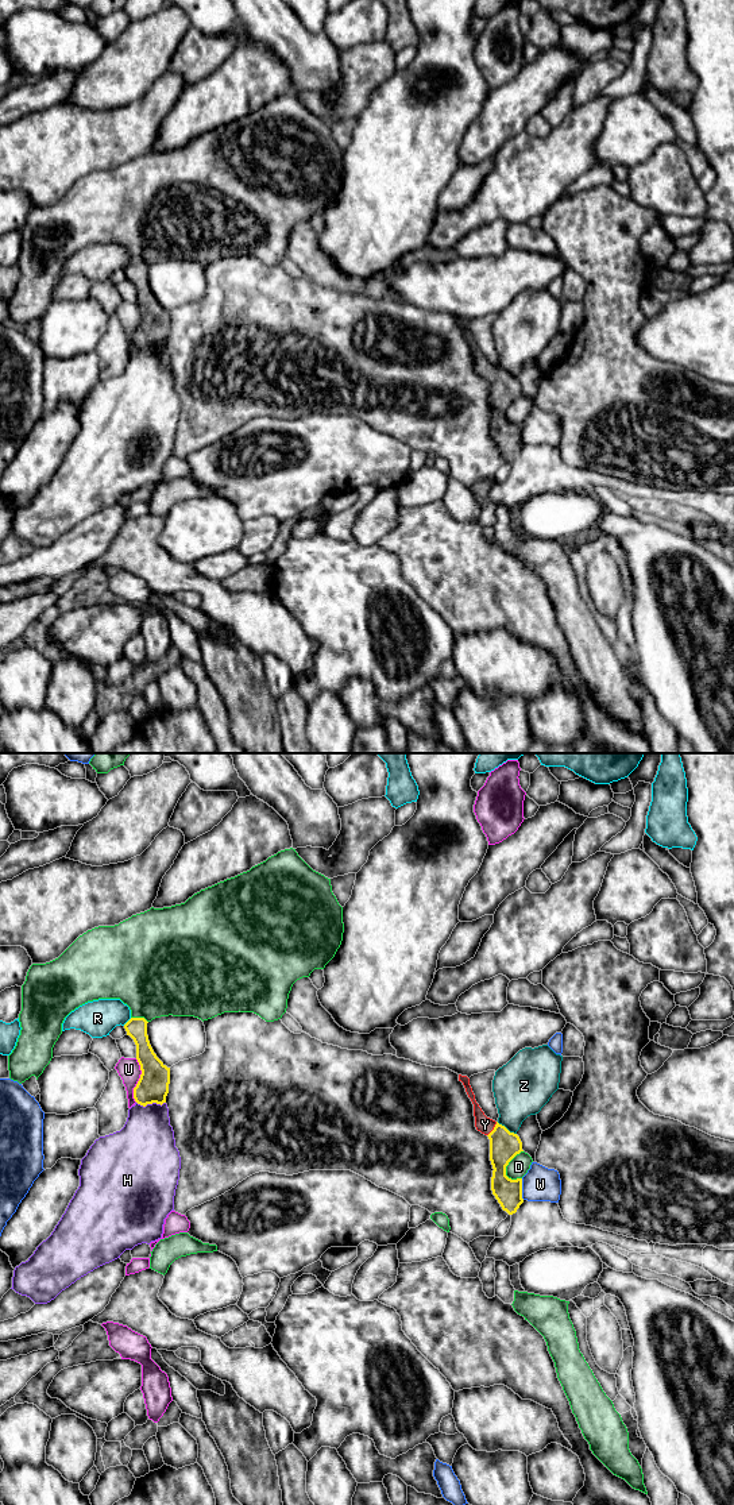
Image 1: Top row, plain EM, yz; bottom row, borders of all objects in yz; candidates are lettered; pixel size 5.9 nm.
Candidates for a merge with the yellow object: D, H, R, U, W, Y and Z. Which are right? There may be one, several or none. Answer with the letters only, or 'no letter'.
Y

